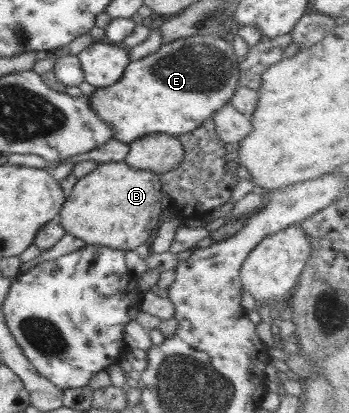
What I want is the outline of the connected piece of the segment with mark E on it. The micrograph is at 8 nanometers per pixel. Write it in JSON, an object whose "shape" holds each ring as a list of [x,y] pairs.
{"shape":[[[196,35],[181,38],[175,42],[170,42],[169,44],[162,44],[157,52],[154,52],[149,56],[144,56],[139,60],[130,61],[130,63],[125,67],[121,78],[117,80],[115,84],[111,84],[109,87],[96,88],[96,91],[93,92],[91,97],[88,97],[89,105],[104,123],[107,123],[110,127],[113,127],[114,138],[120,140],[123,144],[131,144],[133,140],[140,139],[145,135],[151,135],[153,133],[165,133],[166,135],[178,137],[186,132],[195,130],[195,128],[199,128],[202,123],[212,118],[214,112],[217,112],[217,110],[219,110],[222,106],[229,103],[229,100],[233,97],[233,94],[238,87],[239,63],[240,62],[237,59],[237,55],[235,55],[233,46],[221,37]]]}

